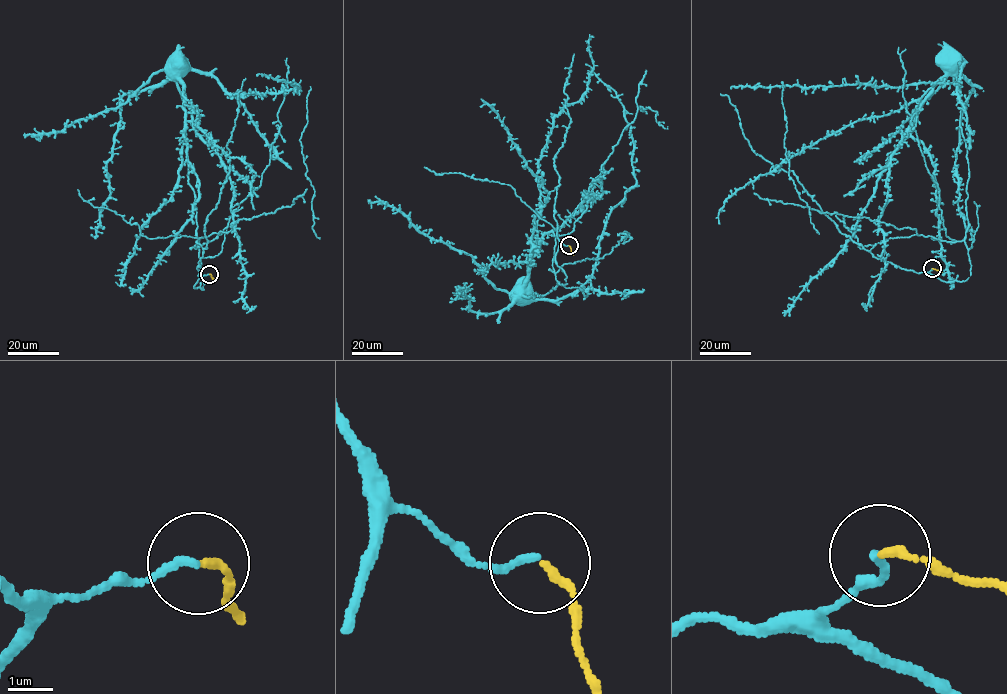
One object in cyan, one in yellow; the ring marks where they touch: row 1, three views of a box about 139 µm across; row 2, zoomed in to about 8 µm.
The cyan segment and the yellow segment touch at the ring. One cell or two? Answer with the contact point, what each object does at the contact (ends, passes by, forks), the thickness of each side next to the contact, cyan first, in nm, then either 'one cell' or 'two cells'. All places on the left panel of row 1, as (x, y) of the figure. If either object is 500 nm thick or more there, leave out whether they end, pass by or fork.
place (209, 274); cyan ends; yellow ends; calibres 160 and 180 nm; one cell

